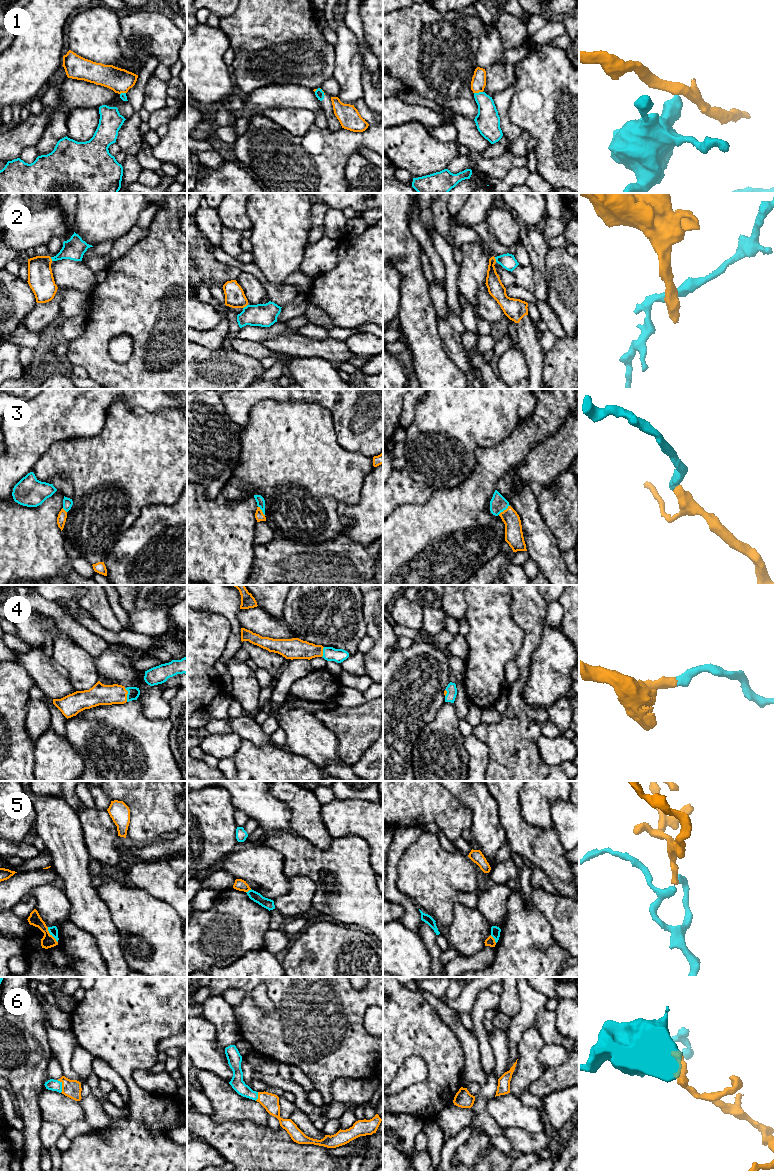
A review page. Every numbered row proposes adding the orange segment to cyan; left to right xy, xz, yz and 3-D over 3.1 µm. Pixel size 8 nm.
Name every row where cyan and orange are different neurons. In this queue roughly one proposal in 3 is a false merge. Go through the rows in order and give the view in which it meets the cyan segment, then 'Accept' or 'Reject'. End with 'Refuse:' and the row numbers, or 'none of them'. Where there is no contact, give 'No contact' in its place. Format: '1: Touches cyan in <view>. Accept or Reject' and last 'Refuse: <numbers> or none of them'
1: Touches cyan in yz. Reject
2: Touches cyan in xz. Reject
3: Touches cyan in yz. Accept
4: Touches cyan in xy. Accept
5: Touches cyan in xy. Reject
6: Touches cyan in xy. Accept
Refuse: 1, 2, 5

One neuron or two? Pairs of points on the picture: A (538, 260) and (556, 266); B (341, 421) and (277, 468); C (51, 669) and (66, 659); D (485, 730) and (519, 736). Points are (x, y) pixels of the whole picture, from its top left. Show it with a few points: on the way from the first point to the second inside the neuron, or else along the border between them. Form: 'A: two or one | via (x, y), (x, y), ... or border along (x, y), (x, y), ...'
A: two | border along (549, 248), (546, 254), (545, 272), (547, 286)
B: two | border along (321, 406), (331, 413), (336, 440), (343, 448)
C: two | border along (52, 657), (66, 670), (70, 684)
D: one | via (493, 735), (511, 736)

